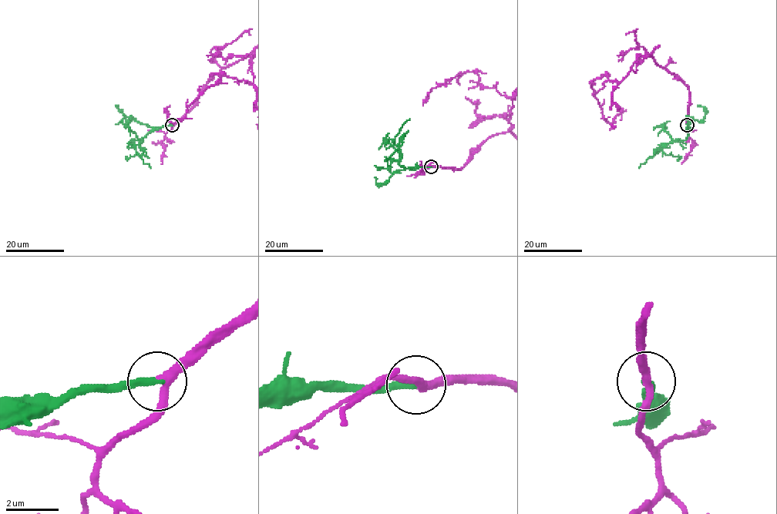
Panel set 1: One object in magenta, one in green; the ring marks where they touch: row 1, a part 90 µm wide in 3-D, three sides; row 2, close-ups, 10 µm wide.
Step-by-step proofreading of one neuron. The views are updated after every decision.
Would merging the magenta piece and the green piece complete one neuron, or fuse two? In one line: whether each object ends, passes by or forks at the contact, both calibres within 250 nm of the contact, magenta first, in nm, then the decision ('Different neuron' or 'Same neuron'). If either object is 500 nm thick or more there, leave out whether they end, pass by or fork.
At the ring magenta passes by. At the ring green ends. Thickness 280 nm (magenta) against 300 nm. Same neuron

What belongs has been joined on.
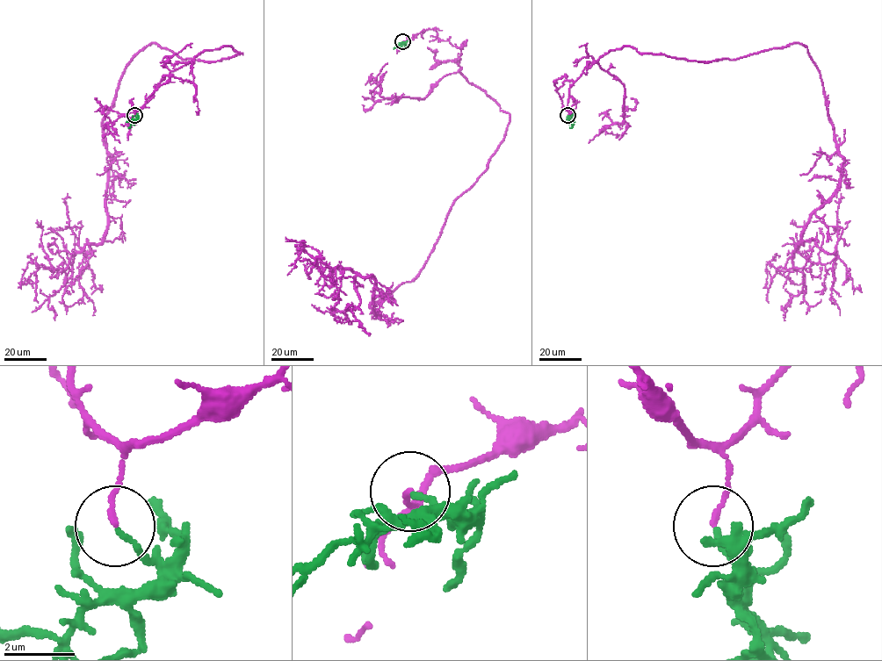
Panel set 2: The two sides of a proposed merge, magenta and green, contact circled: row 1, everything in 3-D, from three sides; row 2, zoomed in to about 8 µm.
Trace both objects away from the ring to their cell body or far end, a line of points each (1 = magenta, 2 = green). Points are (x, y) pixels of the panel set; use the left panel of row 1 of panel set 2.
1: (134, 115), (201, 52), (242, 53), (140, 51), (103, 119), (104, 239), (54, 269), (36, 219)
2: (134, 115), (137, 118), (129, 127)

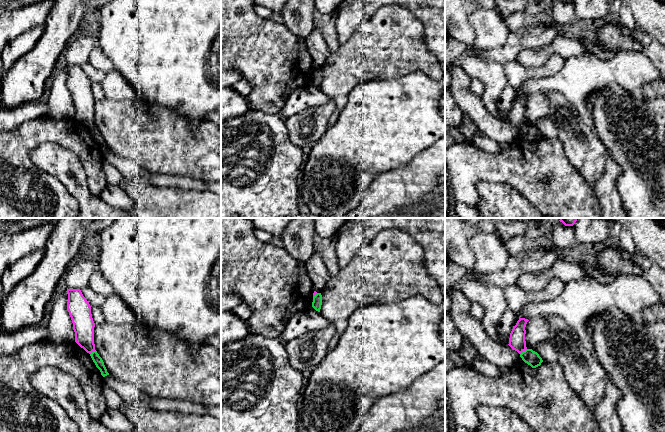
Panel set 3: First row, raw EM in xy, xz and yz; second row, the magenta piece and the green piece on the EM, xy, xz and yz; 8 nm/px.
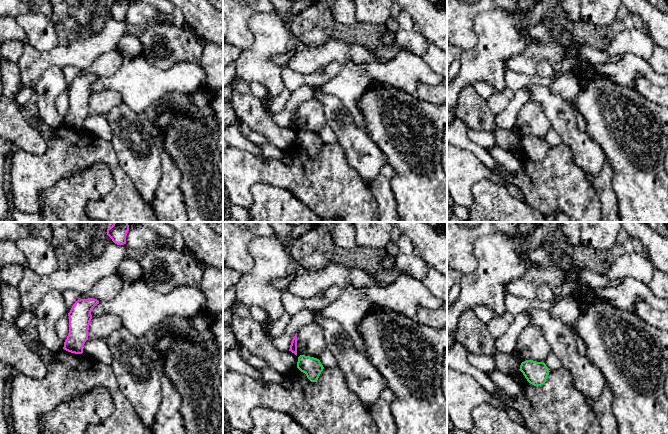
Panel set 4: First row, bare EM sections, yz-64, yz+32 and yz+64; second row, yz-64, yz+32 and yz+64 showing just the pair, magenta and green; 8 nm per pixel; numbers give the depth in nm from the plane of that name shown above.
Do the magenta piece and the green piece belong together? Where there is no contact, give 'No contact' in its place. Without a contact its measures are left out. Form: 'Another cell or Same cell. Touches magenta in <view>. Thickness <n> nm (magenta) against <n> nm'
Another cell. Touches magenta in yz. Thickness 130 nm (magenta) against 120 nm

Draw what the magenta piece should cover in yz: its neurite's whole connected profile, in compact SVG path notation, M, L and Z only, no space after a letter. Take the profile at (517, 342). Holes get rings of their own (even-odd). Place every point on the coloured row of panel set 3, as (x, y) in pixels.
M519 318L516 325L513 326L513 329L510 333L509 338L509 346L521 354L523 351L527 349L526 341L525 341L525 334L526 334L526 324L529 320L525 318Z

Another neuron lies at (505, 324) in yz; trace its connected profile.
M507 309L504 314L499 318L496 328L499 334L510 334L513 329L516 313L511 309Z

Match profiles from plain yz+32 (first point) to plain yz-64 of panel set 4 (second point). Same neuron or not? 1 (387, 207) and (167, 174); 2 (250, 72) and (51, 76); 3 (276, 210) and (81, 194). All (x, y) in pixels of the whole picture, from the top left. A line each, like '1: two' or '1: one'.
1: one
2: one
3: one

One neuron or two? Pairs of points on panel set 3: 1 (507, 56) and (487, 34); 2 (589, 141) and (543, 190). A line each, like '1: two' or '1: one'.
1: two
2: two

